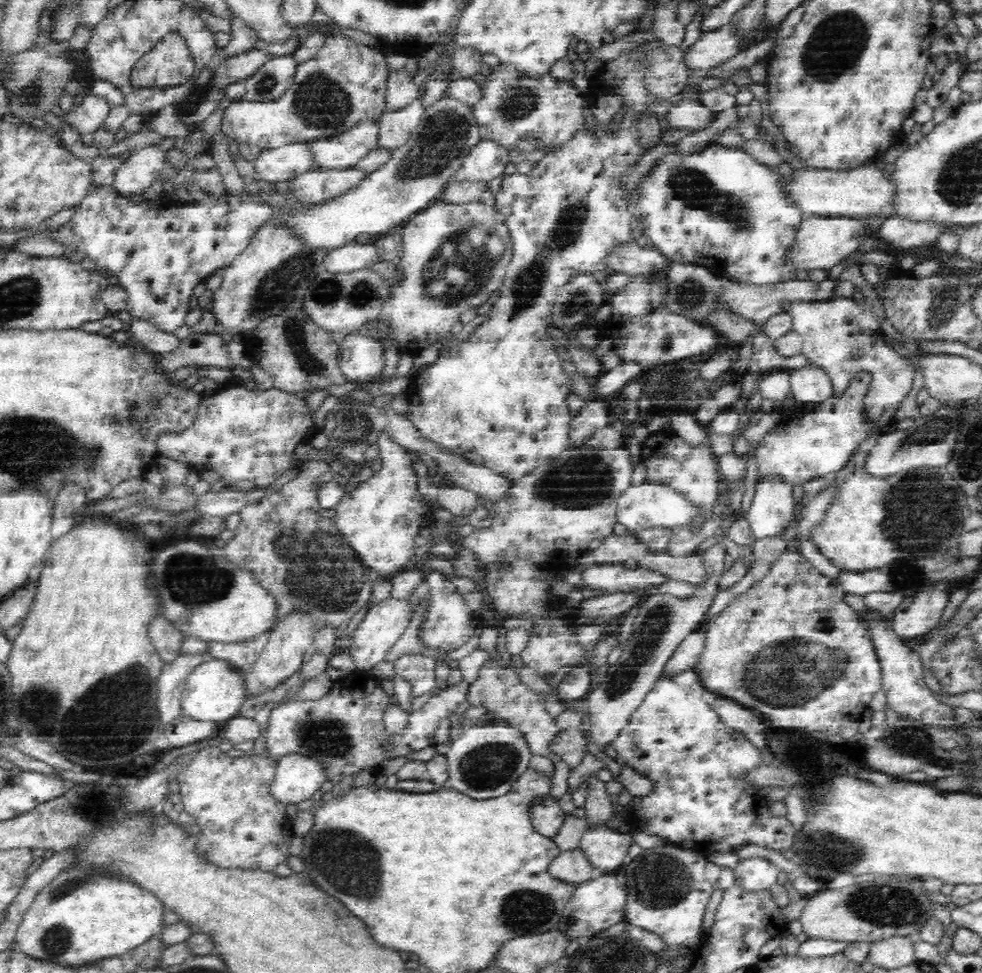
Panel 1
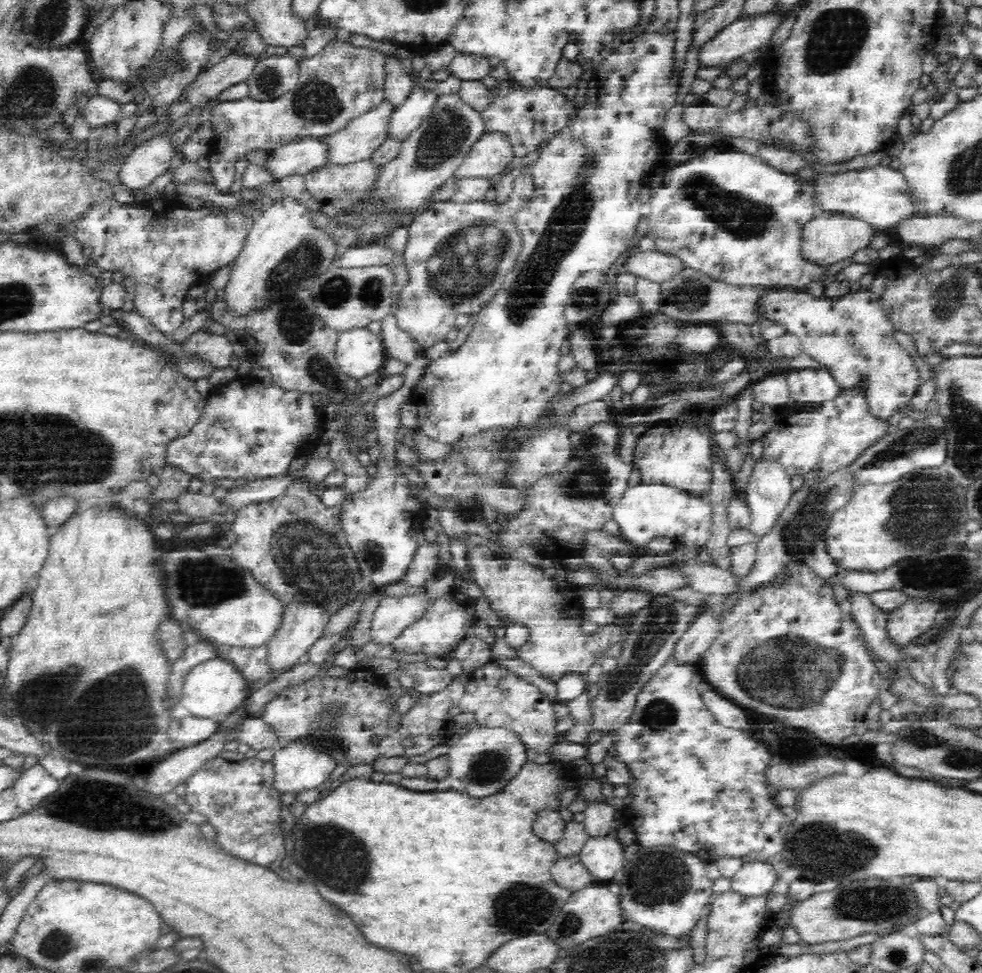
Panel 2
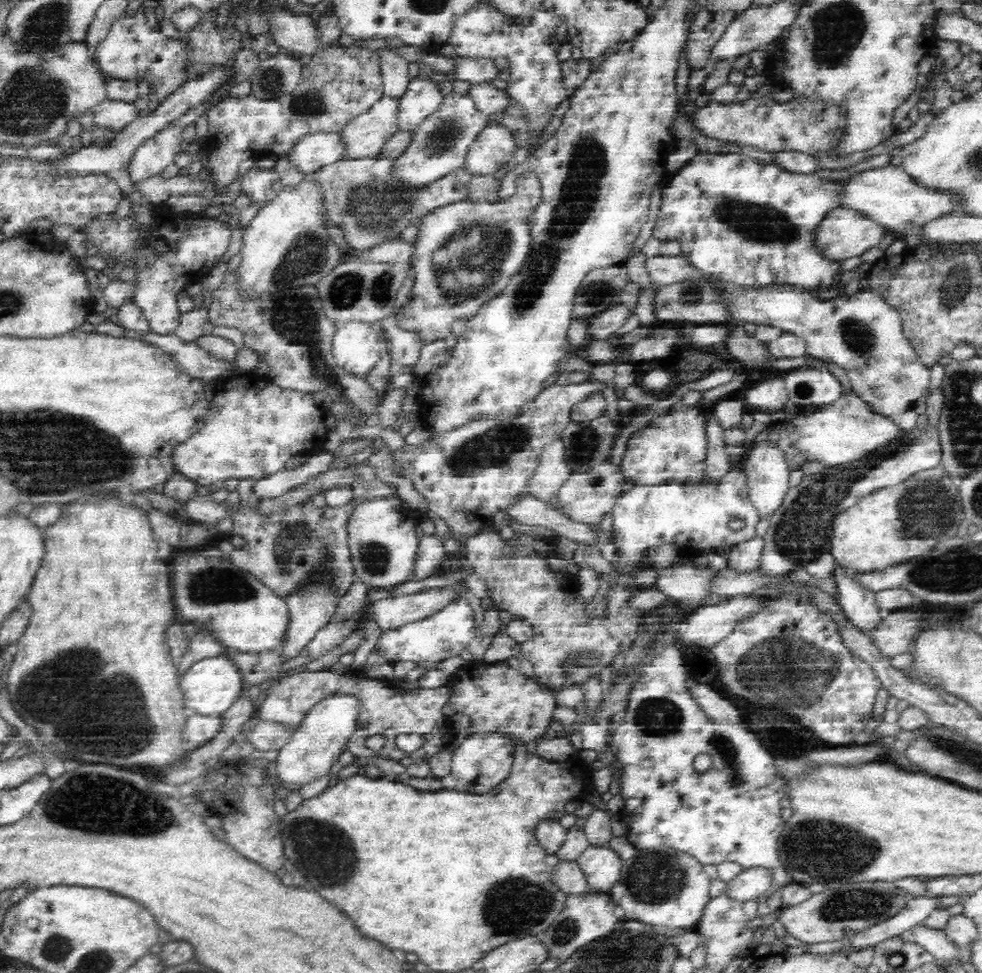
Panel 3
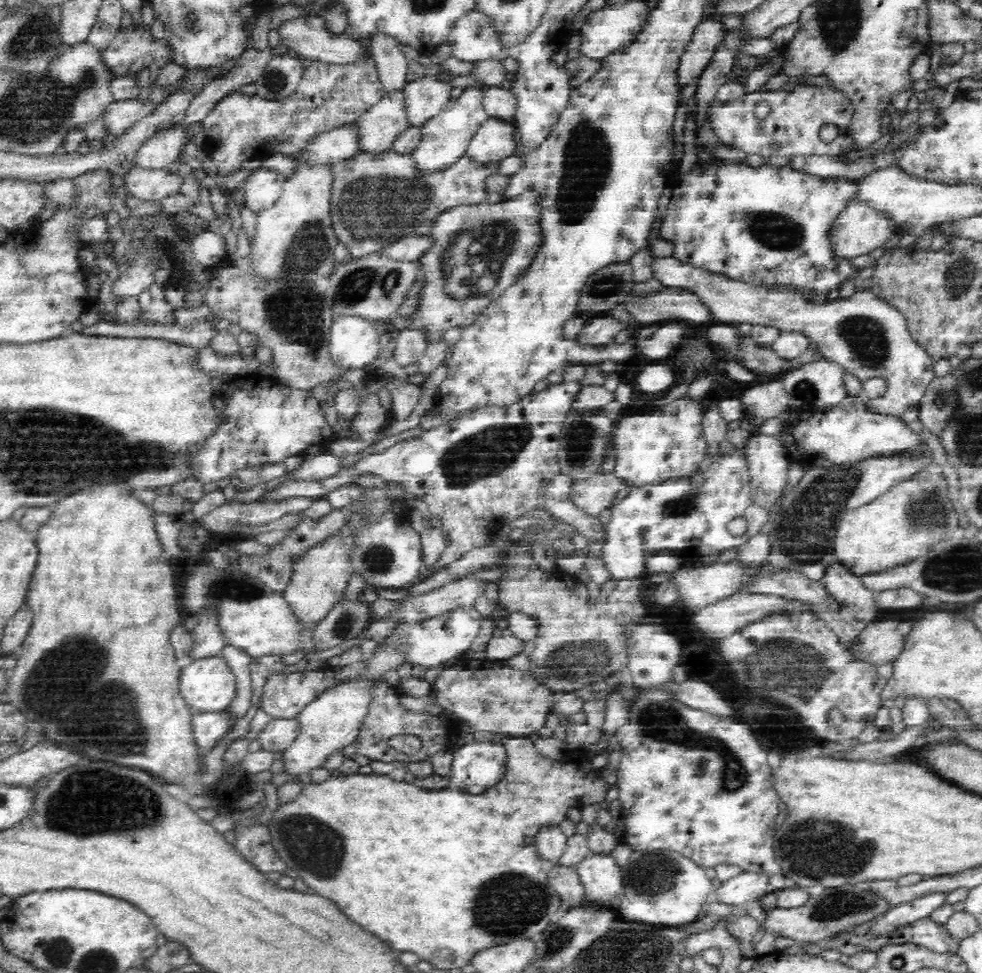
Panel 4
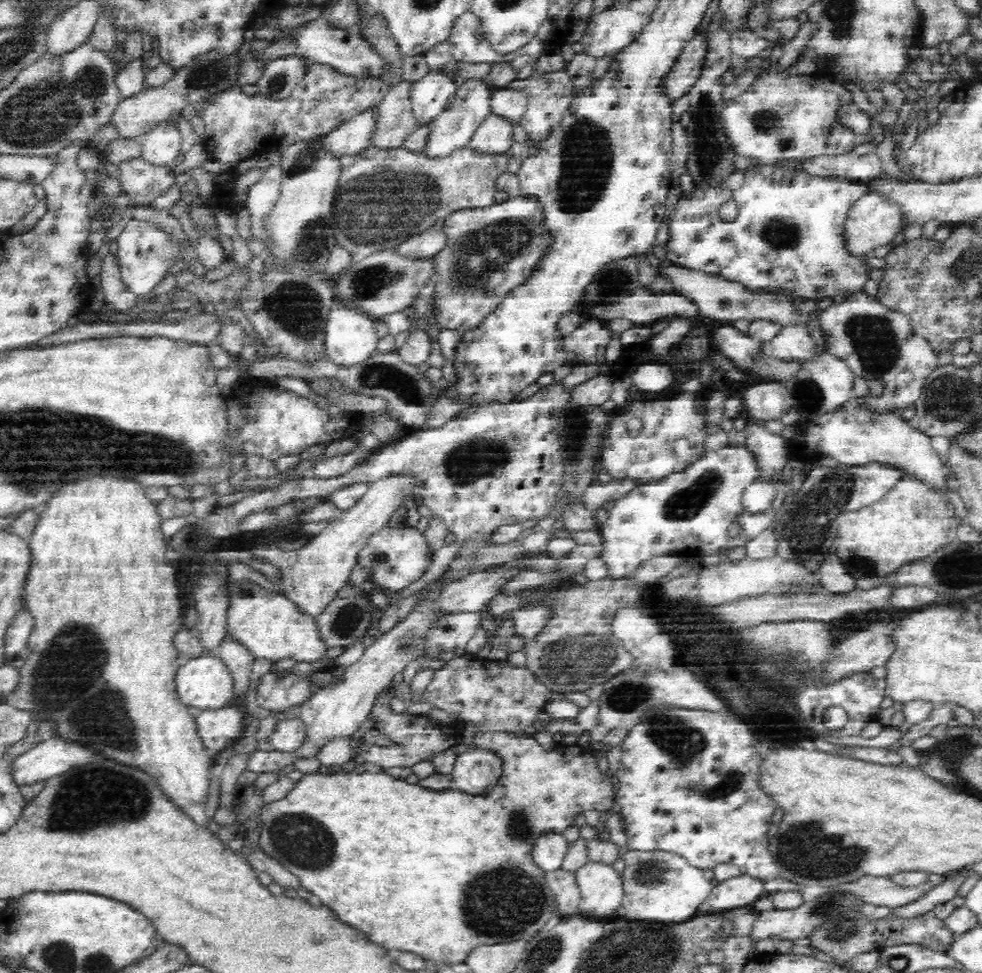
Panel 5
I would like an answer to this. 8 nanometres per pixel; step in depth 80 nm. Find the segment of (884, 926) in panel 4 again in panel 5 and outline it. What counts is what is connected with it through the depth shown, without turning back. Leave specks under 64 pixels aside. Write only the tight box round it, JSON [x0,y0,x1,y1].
[891,869,966,916]

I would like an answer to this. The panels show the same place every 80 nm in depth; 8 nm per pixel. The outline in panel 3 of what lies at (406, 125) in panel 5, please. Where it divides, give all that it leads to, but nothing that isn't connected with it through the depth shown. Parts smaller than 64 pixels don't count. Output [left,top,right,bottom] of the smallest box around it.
[343,95,402,157]

